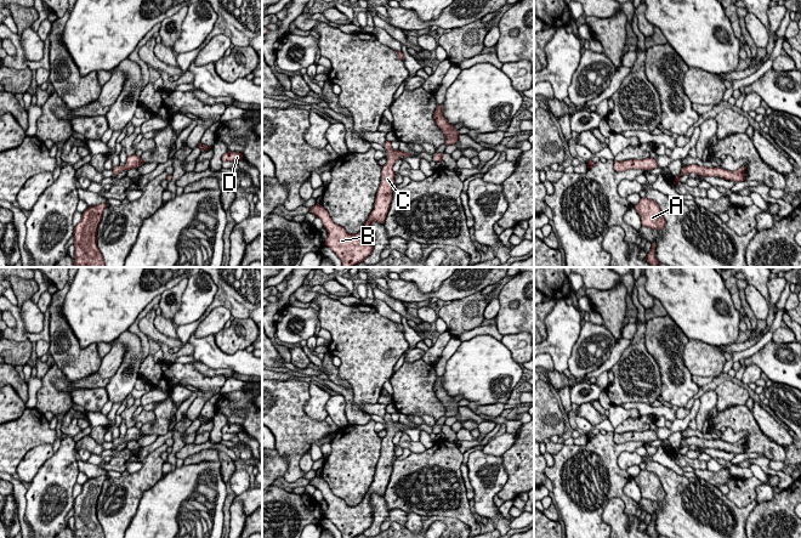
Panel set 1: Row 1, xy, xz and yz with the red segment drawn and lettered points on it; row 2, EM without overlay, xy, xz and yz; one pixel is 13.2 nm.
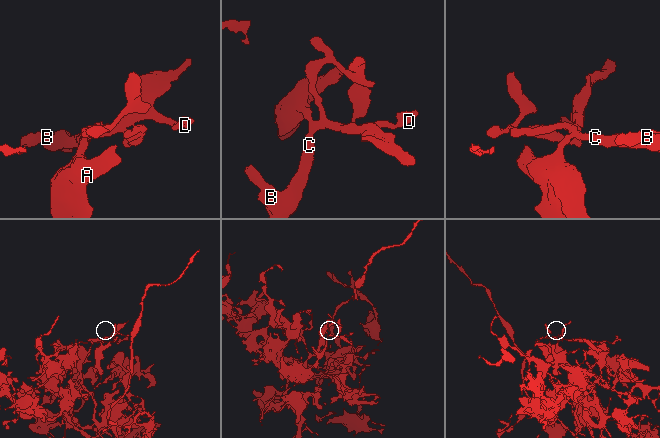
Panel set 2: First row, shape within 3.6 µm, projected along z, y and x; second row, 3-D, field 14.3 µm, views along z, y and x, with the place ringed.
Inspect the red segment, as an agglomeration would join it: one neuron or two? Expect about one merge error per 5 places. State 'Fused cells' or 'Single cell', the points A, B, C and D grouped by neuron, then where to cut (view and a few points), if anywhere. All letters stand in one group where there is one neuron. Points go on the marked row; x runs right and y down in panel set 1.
Single cell. Groups: A B C D. No split

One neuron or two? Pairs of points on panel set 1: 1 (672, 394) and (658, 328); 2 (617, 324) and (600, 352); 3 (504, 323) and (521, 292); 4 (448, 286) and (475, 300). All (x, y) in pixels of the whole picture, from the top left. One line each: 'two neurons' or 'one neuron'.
1: one neuron
2: two neurons
3: one neuron
4: two neurons

